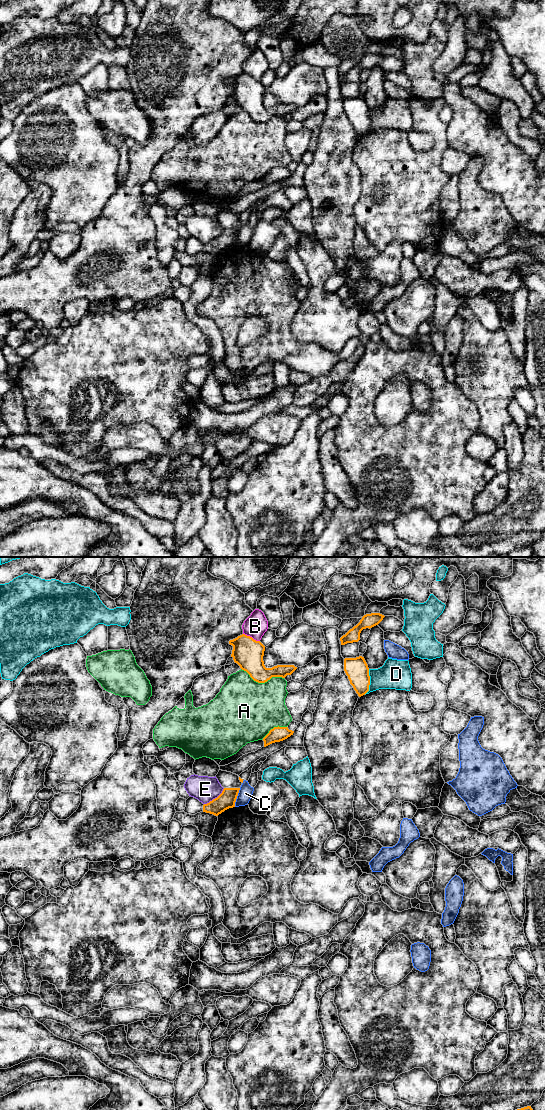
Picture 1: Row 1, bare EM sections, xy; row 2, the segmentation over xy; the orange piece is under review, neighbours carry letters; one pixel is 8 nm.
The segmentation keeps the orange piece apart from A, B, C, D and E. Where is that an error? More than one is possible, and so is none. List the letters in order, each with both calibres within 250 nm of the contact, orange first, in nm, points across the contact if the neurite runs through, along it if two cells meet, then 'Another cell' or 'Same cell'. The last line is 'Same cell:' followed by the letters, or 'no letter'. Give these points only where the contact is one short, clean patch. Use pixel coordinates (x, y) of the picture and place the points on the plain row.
A: Thickness 220 nm (orange) against 460 nm. Another cell
B: Thickness 240 nm (orange) against 180 nm. Another cell
C: Thickness 140 nm (orange) against 110 nm. Another cell
D: Thickness 180 nm (orange) against 240 nm. Another cell
E: Thickness 140 nm (orange) against 200 nm. Boundary: xy (224, 228), (216, 237), (204, 244). Another cell
Same cell: no letter

